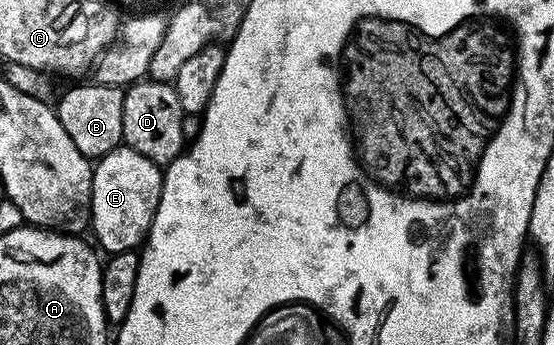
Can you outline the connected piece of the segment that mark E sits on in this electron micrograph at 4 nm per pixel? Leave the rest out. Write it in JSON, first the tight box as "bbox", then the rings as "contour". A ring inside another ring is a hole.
{"bbox":[89,147,164,254],"contour":[[[126,147],[109,151],[104,157],[98,158],[94,162],[91,174],[91,219],[89,229],[90,232],[95,232],[95,237],[99,240],[100,245],[98,245],[98,248],[104,254],[130,253],[138,250],[146,242],[147,233],[151,229],[161,199],[163,175],[164,170],[160,166],[153,164],[149,159],[145,159],[145,155]]]}

